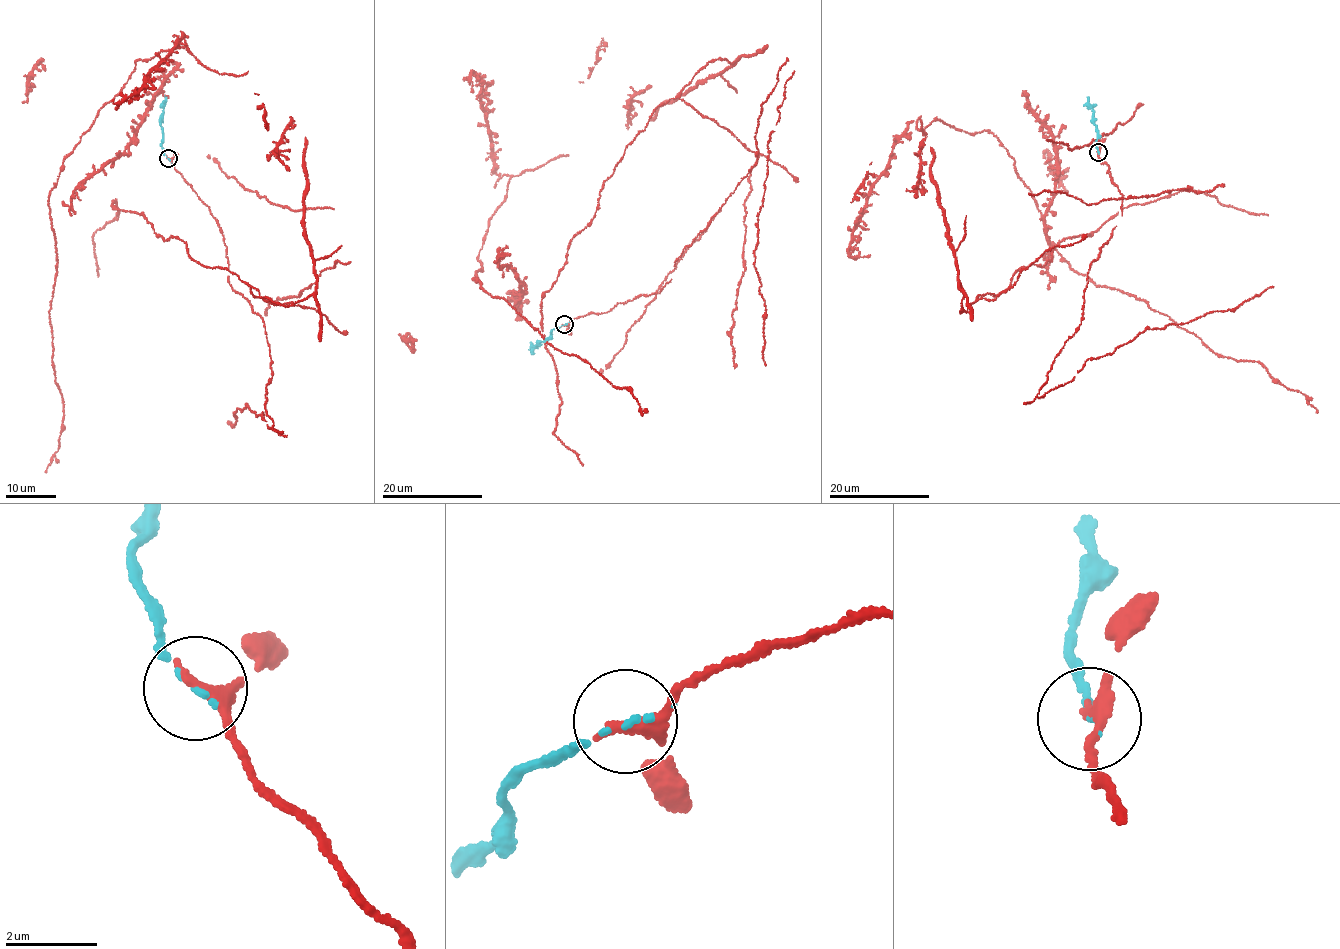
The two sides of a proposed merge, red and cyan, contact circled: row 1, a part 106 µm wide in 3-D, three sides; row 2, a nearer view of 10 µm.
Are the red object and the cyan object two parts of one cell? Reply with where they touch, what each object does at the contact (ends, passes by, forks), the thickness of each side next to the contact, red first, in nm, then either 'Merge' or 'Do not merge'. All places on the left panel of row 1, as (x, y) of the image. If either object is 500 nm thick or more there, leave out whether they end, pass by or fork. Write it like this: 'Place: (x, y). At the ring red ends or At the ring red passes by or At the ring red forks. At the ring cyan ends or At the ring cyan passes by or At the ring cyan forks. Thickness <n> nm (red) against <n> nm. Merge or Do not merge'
Place: (168, 158). At the ring red ends. At the ring cyan ends. Thickness 400 nm (red) against 90 nm. Merge

